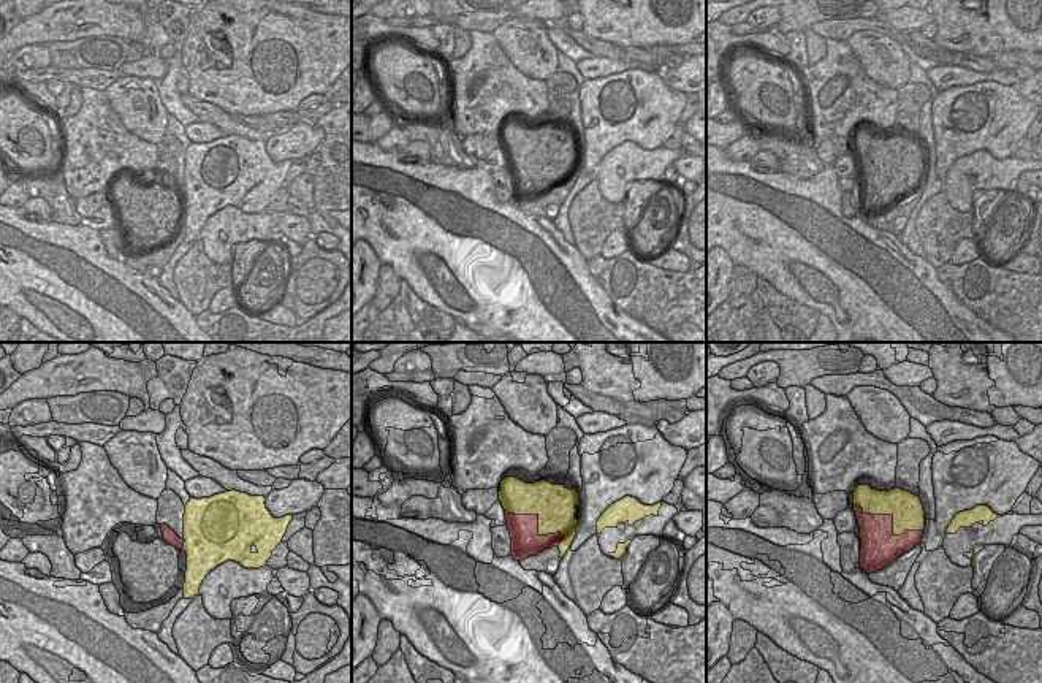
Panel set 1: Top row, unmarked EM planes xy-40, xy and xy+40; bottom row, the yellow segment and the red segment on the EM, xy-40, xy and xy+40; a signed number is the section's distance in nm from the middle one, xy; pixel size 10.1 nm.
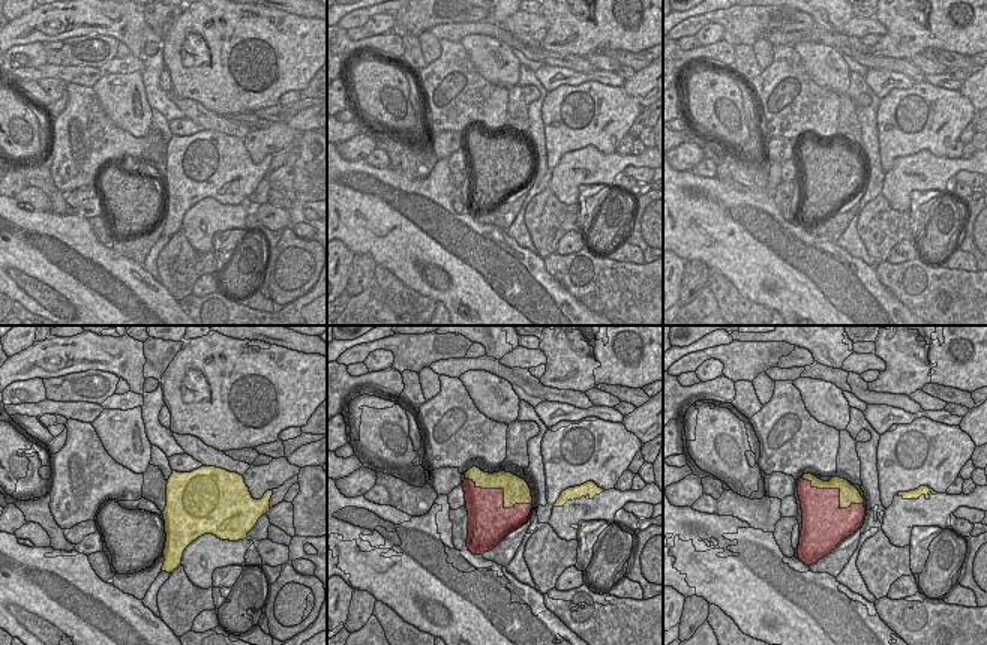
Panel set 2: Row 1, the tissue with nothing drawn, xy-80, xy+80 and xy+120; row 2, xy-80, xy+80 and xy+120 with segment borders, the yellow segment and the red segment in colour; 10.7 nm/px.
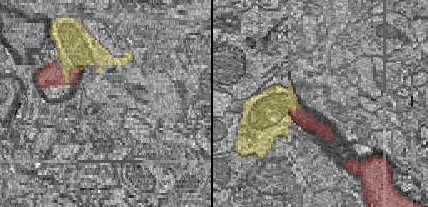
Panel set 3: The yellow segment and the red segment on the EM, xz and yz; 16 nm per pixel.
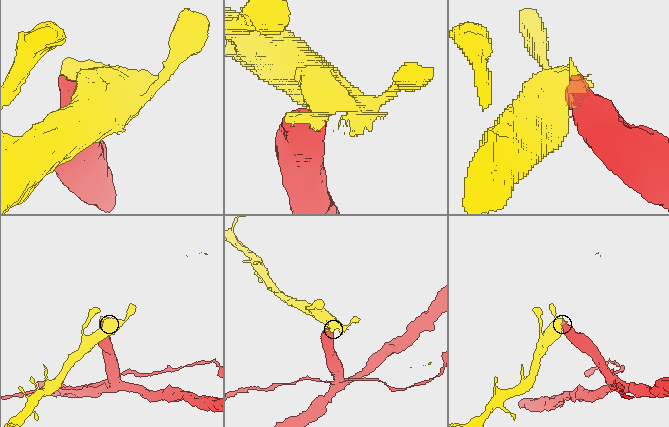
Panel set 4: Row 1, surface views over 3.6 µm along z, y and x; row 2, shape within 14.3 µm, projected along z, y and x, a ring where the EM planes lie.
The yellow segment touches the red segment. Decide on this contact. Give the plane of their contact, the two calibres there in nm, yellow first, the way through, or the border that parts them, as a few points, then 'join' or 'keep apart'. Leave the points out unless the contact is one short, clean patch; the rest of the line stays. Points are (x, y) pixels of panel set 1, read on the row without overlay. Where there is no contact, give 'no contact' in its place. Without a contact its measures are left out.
contact in xy+40; calibres 320 and 360 nm; keep apart

